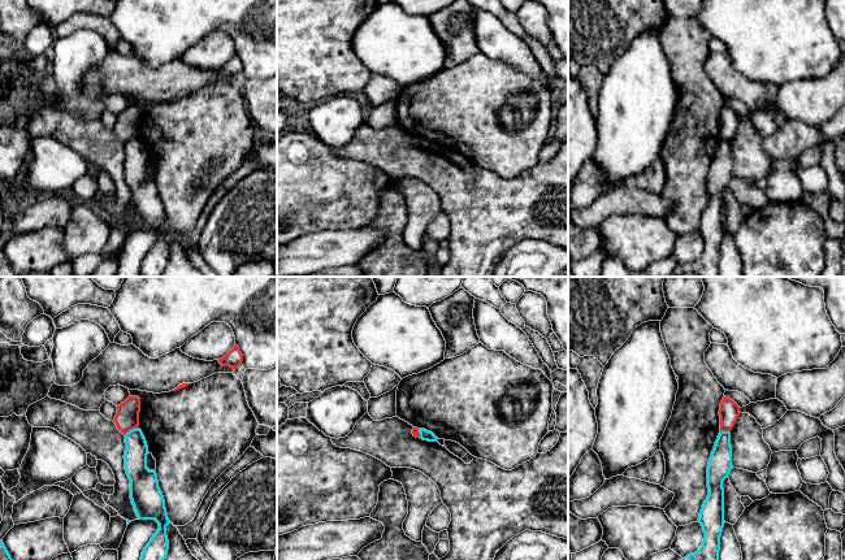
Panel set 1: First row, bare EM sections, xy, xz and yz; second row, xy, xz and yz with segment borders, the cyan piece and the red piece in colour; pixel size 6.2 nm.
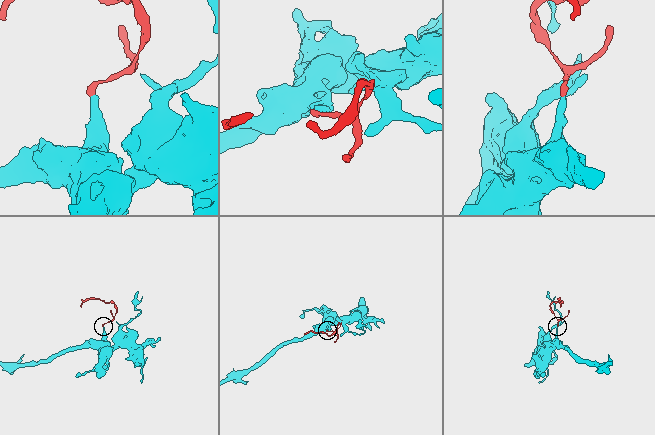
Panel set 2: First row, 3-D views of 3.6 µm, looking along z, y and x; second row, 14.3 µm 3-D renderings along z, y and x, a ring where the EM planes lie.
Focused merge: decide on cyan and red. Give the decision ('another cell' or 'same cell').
another cell

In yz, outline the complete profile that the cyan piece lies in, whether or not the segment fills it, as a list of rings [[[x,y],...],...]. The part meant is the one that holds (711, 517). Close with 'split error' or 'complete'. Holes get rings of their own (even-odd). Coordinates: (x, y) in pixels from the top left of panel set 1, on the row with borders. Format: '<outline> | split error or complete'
[[[720,431],[707,466],[708,495],[698,518],[705,538],[699,550],[688,555],[686,560],[719,560],[720,537],[725,524],[723,482],[732,469],[731,433]]] | complete

